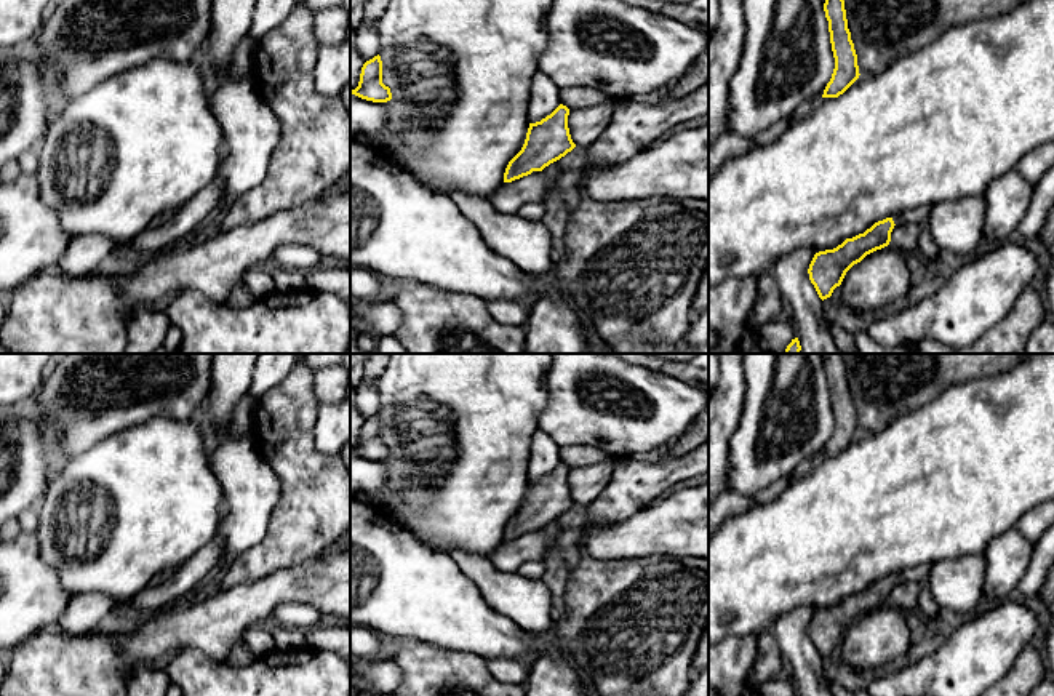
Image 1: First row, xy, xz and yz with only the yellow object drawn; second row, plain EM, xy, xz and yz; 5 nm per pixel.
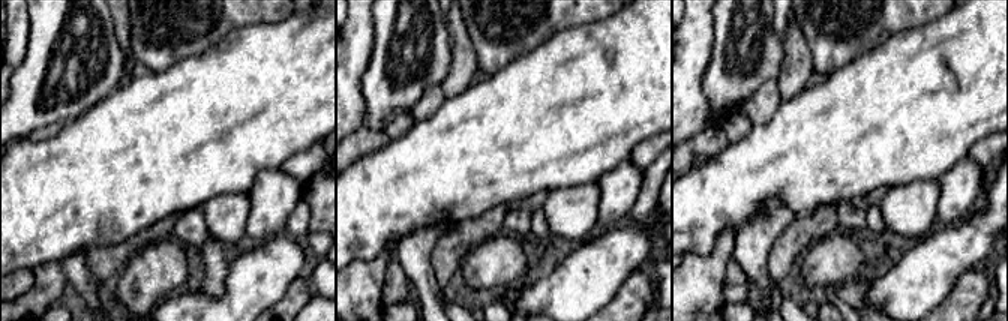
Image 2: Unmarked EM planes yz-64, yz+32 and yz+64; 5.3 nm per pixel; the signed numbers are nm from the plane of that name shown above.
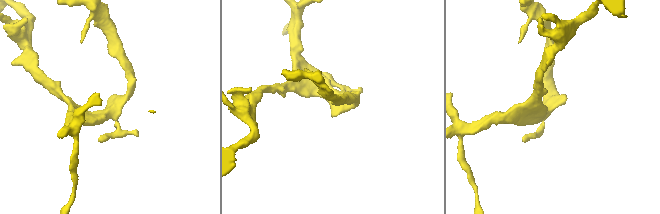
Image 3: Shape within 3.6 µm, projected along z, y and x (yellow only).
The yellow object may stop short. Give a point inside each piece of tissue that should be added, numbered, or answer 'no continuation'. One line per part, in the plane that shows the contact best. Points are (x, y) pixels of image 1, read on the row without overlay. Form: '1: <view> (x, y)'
1: yz (920, 573)

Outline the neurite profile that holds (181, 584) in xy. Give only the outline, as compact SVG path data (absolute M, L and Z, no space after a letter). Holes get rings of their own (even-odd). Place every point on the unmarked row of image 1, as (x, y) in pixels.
M218 531L206 546L186 560L168 579L162 584L149 584L126 605L155 613L186 602L222 563L222 552L224 538Z

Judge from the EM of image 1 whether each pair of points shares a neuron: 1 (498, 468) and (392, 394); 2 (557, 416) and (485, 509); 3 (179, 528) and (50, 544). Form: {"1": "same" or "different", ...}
{"1": "same", "2": "different", "3": "same"}

